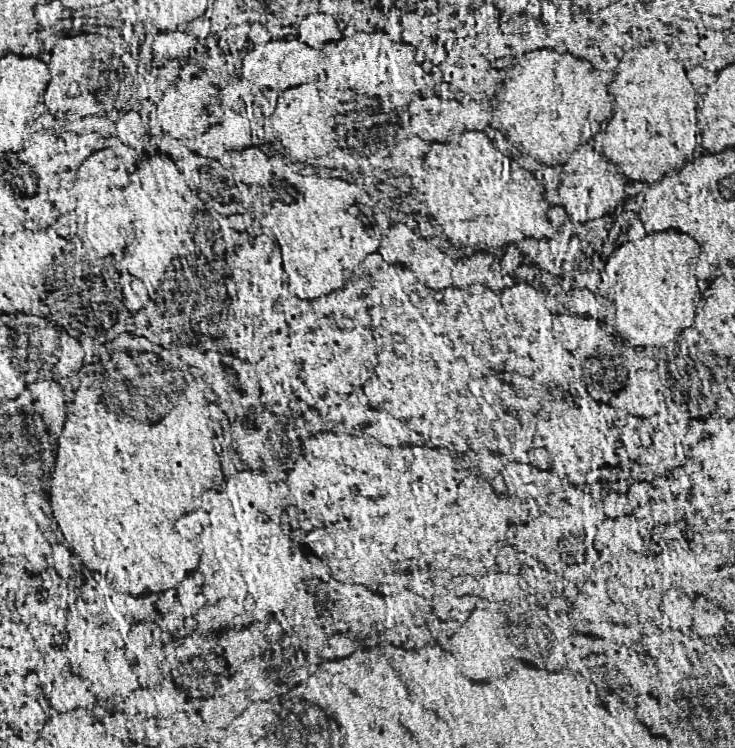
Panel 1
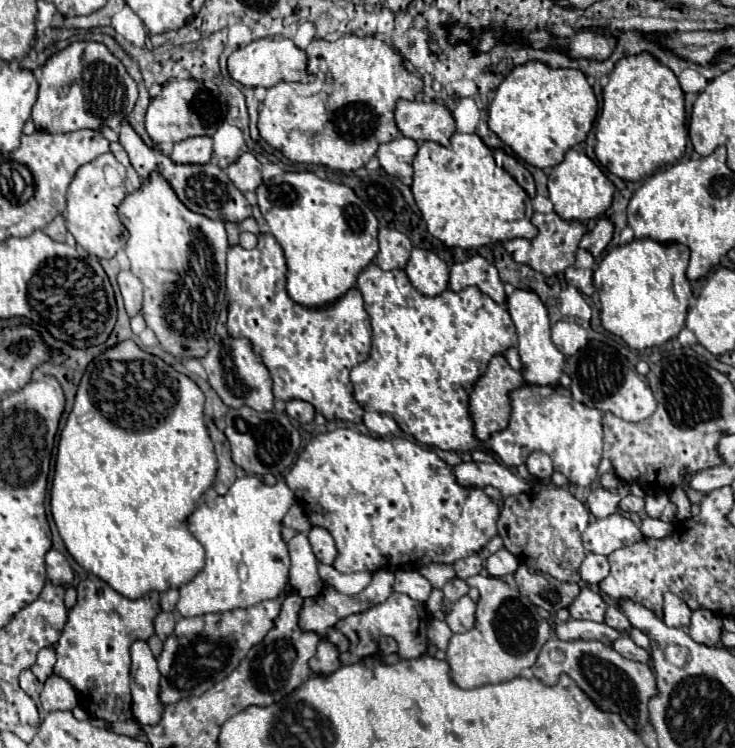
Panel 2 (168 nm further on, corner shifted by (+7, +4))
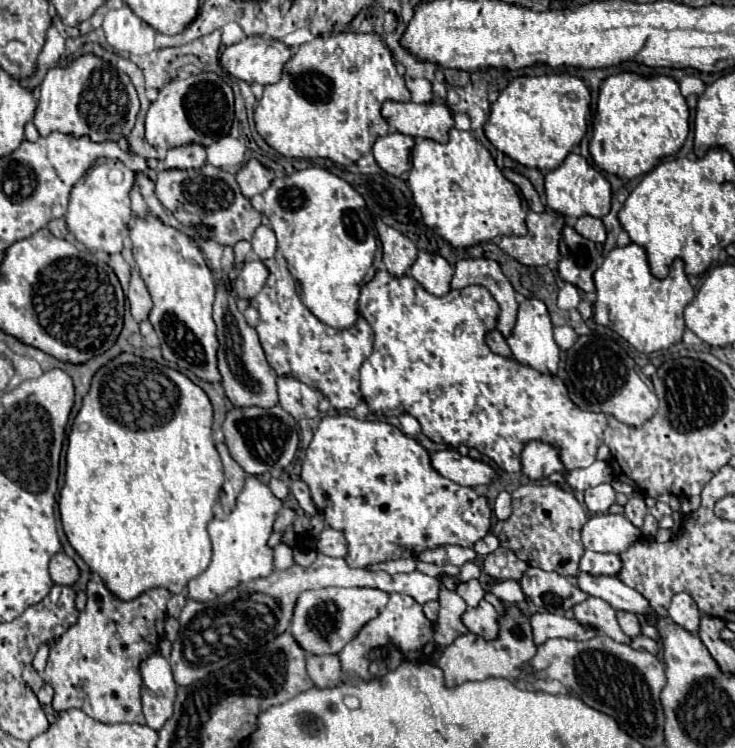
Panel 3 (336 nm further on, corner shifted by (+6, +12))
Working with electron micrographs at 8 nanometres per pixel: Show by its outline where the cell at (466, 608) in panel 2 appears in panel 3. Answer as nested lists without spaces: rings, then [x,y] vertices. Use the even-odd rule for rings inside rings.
[[[480,600],[480,604],[474,608],[466,608],[466,612],[462,614],[462,622],[472,634],[478,634],[486,640],[492,640],[498,634],[496,610],[486,600]]]

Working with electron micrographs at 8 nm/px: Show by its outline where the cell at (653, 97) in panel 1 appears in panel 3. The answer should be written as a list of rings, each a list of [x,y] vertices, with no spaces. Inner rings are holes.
[[[620,72],[602,82],[592,128],[590,154],[596,166],[620,178],[636,178],[650,172],[662,158],[678,154],[690,130],[688,106],[672,76]]]

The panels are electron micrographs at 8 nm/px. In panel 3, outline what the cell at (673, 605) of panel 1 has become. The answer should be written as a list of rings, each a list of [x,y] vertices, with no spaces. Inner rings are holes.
[[[676,594],[672,598],[672,604],[668,608],[668,616],[672,622],[680,624],[688,632],[696,634],[698,632],[698,622],[700,622],[700,610],[694,604],[694,600],[688,594]]]

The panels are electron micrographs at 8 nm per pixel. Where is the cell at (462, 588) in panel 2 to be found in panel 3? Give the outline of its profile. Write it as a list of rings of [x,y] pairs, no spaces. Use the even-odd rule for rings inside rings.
[[[478,580],[458,582],[454,592],[456,592],[458,596],[462,596],[462,598],[464,598],[464,602],[466,602],[468,606],[476,606],[476,604],[482,600],[482,596],[486,594],[486,592],[484,592],[484,588],[480,586],[480,582],[478,582]]]

